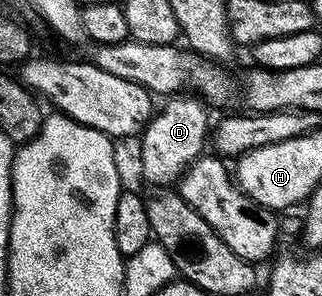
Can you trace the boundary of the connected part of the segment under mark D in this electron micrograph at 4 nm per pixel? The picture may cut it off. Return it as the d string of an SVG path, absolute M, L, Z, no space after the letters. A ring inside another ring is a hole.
M176 94L165 99L163 104L164 109L153 115L138 140L140 172L150 183L156 184L152 186L175 185L185 170L202 155L210 140L209 109L203 100L192 94Z

